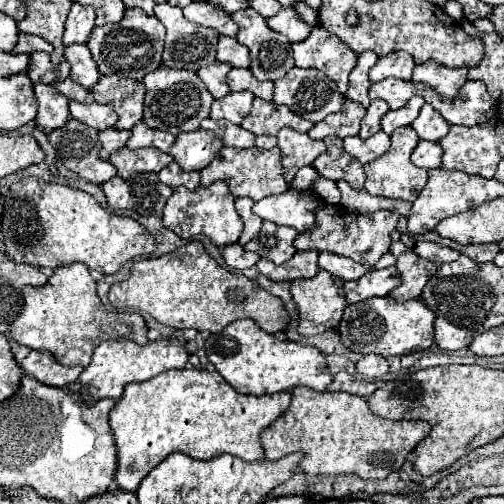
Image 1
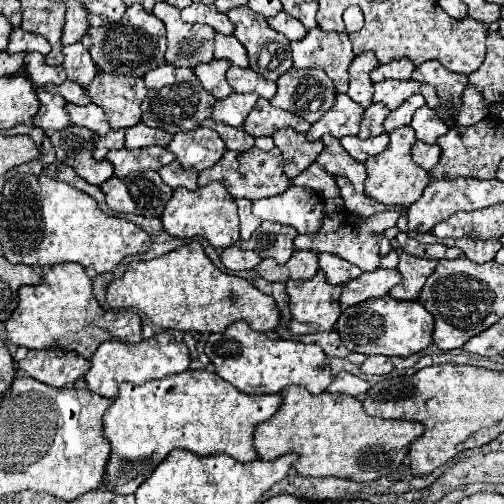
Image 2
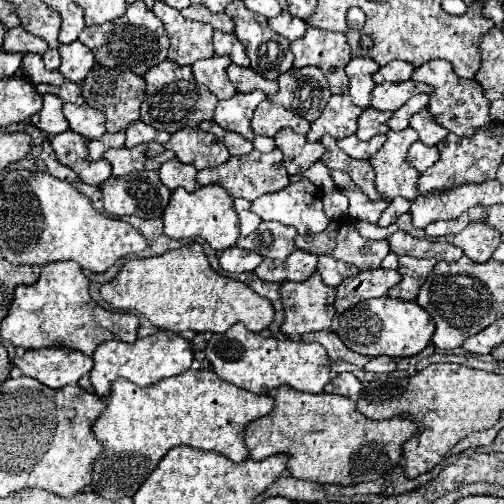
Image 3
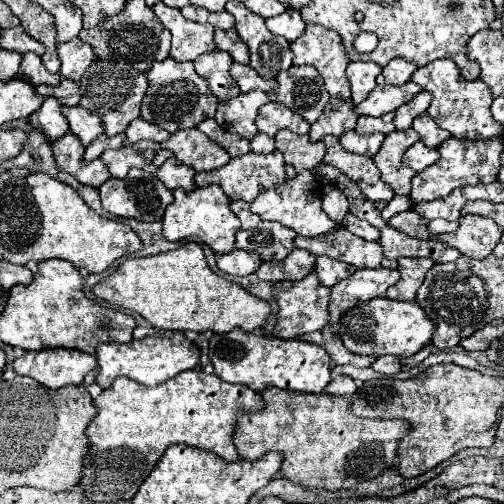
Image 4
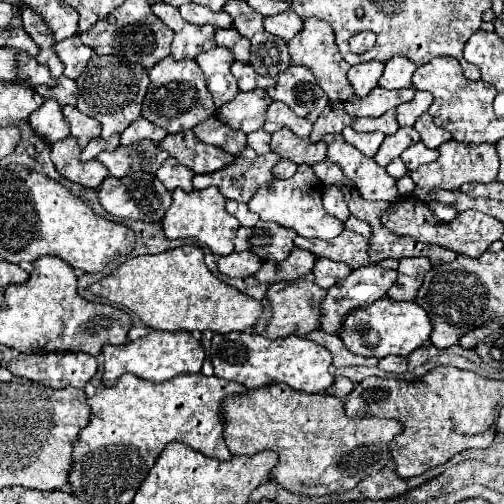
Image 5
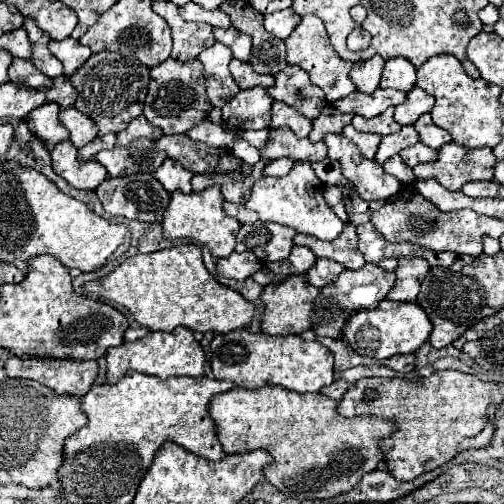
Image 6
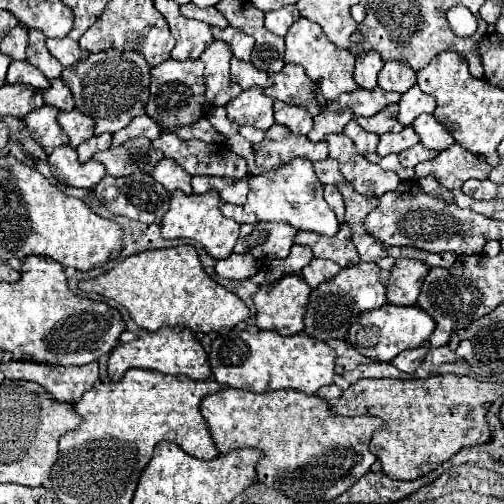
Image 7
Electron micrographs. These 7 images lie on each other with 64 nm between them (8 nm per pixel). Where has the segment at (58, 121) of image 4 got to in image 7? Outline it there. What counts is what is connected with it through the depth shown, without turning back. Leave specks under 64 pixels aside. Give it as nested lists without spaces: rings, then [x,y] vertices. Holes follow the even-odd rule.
[[[44,104],[42,108],[30,112],[28,116],[24,116],[24,122],[26,122],[26,128],[30,132],[30,136],[46,150],[54,150],[56,146],[64,146],[68,144],[68,136],[62,136],[58,124],[56,124],[56,116],[58,116],[58,110]]]

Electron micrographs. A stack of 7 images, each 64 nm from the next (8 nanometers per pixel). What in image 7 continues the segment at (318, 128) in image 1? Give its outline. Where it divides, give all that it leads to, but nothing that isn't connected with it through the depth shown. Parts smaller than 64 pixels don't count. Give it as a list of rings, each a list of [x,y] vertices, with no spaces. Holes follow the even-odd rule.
[[[322,110],[316,118],[314,118],[314,128],[308,132],[308,138],[312,142],[322,140],[328,134],[340,134],[344,130],[344,126],[354,118],[354,114],[350,110],[342,110],[342,112],[330,112],[330,110]]]

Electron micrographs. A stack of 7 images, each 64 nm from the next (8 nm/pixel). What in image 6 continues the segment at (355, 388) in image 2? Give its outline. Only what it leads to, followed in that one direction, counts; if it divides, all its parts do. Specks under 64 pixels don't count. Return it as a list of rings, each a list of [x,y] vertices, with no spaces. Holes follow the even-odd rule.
[[[336,380],[336,382],[332,382],[330,386],[324,386],[320,392],[326,394],[326,396],[330,396],[332,400],[340,400],[340,398],[344,396],[346,390],[348,390],[348,382],[344,382],[344,380]]]

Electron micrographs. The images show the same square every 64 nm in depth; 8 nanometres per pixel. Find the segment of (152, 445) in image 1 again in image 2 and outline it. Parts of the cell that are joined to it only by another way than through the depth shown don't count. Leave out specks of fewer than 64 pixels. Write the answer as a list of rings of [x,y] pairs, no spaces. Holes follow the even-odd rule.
[[[186,370],[176,376],[166,376],[162,380],[152,380],[150,384],[130,384],[122,382],[118,386],[118,396],[112,400],[112,406],[104,414],[104,436],[110,442],[110,458],[102,478],[102,488],[112,486],[114,494],[134,494],[138,486],[154,472],[154,468],[168,456],[172,448],[184,448],[194,454],[228,454],[234,460],[250,462],[256,460],[256,450],[252,444],[252,434],[256,424],[268,420],[280,408],[280,396],[252,396],[240,392],[226,380],[220,380],[214,372],[208,370]]]

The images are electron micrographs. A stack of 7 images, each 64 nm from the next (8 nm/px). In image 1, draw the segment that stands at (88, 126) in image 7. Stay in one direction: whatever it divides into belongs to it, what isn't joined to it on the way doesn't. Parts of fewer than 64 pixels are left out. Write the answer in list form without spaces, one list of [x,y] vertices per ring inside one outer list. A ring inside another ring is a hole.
[[[70,102],[70,116],[78,122],[92,126],[98,132],[112,128],[116,124],[116,114],[112,112],[112,108],[108,108],[104,104],[96,104],[96,102],[92,102],[92,104]]]

